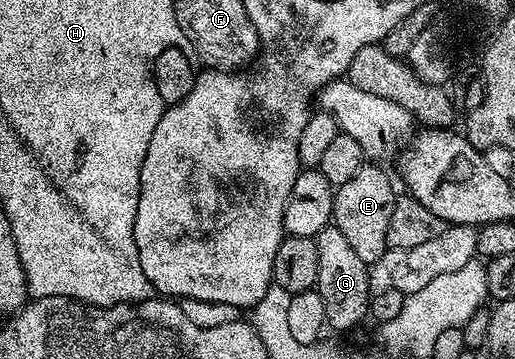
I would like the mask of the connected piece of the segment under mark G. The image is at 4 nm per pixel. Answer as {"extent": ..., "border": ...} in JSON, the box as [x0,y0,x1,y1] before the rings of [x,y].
{"extent":[314,225,370,330],"border":[[[328,225],[318,233],[314,239],[316,256],[320,260],[317,292],[323,298],[326,326],[331,330],[350,330],[362,321],[367,321],[370,312],[369,284],[370,266],[360,256],[356,256],[354,249],[348,245],[348,239],[340,228]]]}

